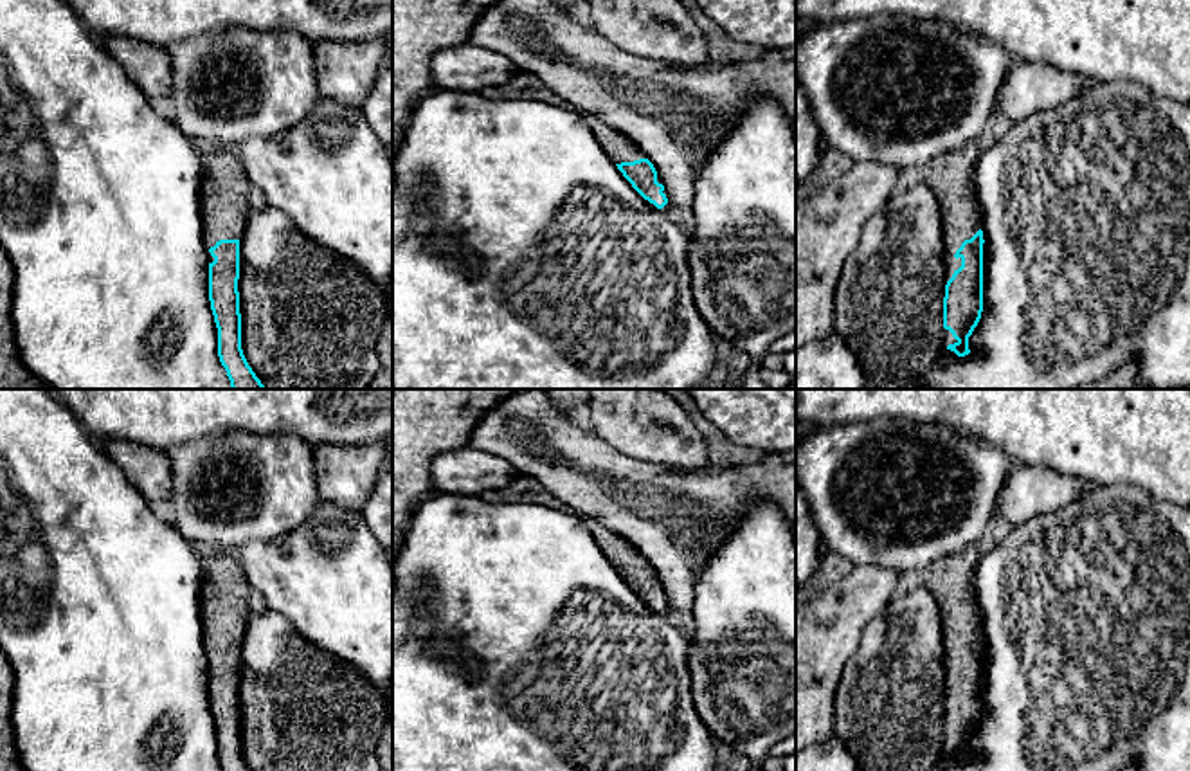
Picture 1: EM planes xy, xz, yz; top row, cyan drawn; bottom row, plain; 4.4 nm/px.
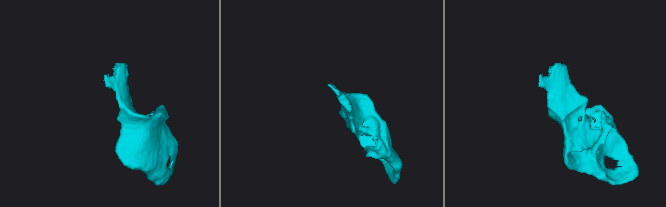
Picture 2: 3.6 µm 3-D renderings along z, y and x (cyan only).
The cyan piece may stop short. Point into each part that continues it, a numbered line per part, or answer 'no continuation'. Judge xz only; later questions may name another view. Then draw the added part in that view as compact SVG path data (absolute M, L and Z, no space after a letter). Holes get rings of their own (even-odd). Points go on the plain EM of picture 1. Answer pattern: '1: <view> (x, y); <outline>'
1: xz (622, 552); M603 526L590 528L598 546L607 553L616 567L646 562L646 558L623 537L605 530Z

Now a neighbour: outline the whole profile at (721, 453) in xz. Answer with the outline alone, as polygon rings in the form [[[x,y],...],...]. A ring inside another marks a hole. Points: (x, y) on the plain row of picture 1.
[[[691,409],[688,418],[706,440],[708,459],[713,467],[754,465],[767,456],[758,449],[731,443],[727,436],[711,425],[699,409]]]

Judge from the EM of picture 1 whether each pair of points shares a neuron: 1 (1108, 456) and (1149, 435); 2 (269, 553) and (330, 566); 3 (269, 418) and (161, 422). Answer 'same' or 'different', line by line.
1: same
2: same
3: same

